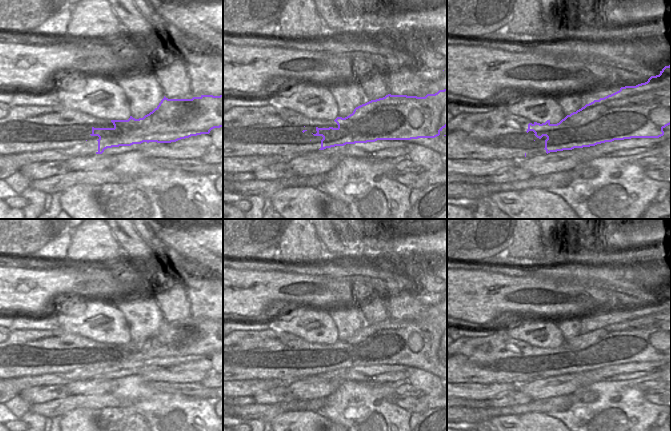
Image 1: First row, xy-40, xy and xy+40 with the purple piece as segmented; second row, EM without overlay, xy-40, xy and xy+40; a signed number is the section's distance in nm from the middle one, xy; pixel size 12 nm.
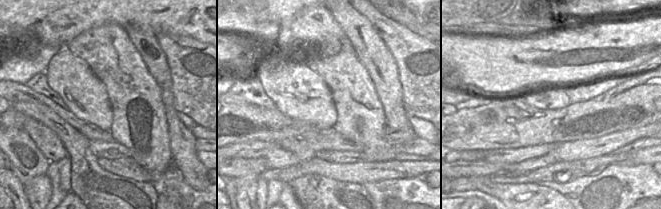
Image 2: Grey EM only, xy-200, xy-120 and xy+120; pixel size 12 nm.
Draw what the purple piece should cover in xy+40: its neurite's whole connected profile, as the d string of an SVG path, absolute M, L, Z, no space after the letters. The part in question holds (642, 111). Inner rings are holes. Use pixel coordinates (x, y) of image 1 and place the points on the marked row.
M671 64L665 66L659 75L651 76L647 82L636 86L621 87L619 91L599 100L586 104L576 112L560 120L547 120L545 123L533 122L521 115L515 115L508 109L508 102L496 103L489 112L455 116L447 122L447 159L514 159L525 158L524 152L535 141L546 136L546 153L574 148L595 146L597 144L631 138L659 138L663 129L671 124Z

